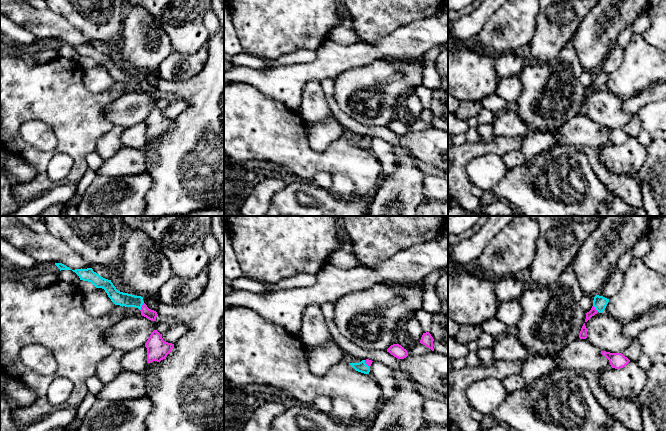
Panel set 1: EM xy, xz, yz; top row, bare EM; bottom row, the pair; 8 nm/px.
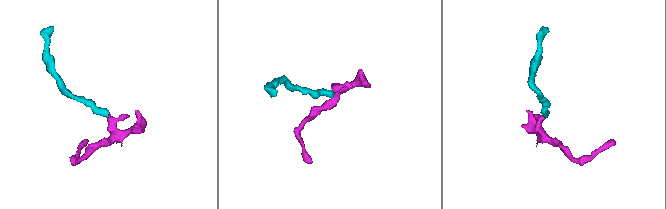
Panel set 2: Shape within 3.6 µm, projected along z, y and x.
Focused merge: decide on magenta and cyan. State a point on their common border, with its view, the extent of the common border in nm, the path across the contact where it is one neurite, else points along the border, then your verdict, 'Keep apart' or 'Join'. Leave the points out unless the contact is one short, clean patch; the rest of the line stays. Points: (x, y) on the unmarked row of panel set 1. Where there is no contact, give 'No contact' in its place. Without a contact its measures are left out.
Touches magenta at xy (142, 82). Shared border 80 nm. Path across: xy (150, 90), (142, 82), (137, 77), (118, 74). Join

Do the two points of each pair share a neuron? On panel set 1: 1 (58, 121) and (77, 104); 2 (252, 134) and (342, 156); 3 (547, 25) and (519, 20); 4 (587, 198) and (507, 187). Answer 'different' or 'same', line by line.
1: same
2: same
3: different
4: same

